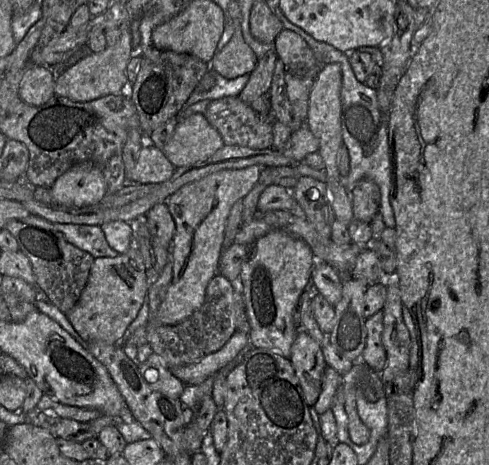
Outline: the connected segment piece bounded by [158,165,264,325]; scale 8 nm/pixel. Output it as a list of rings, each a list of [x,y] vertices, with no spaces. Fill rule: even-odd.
[[[252,165],[242,169],[221,170],[184,185],[166,200],[176,229],[170,248],[173,278],[158,310],[158,320],[161,323],[178,324],[204,303],[207,286],[218,274],[230,210],[252,190],[263,168]]]

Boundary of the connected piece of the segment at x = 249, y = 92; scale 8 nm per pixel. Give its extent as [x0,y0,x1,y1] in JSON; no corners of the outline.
[238,50,277,104]

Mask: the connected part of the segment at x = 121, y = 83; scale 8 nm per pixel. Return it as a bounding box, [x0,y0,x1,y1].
[55,25,133,102]

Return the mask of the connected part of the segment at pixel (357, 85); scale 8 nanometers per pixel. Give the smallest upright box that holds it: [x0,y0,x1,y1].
[271,1,396,229]

